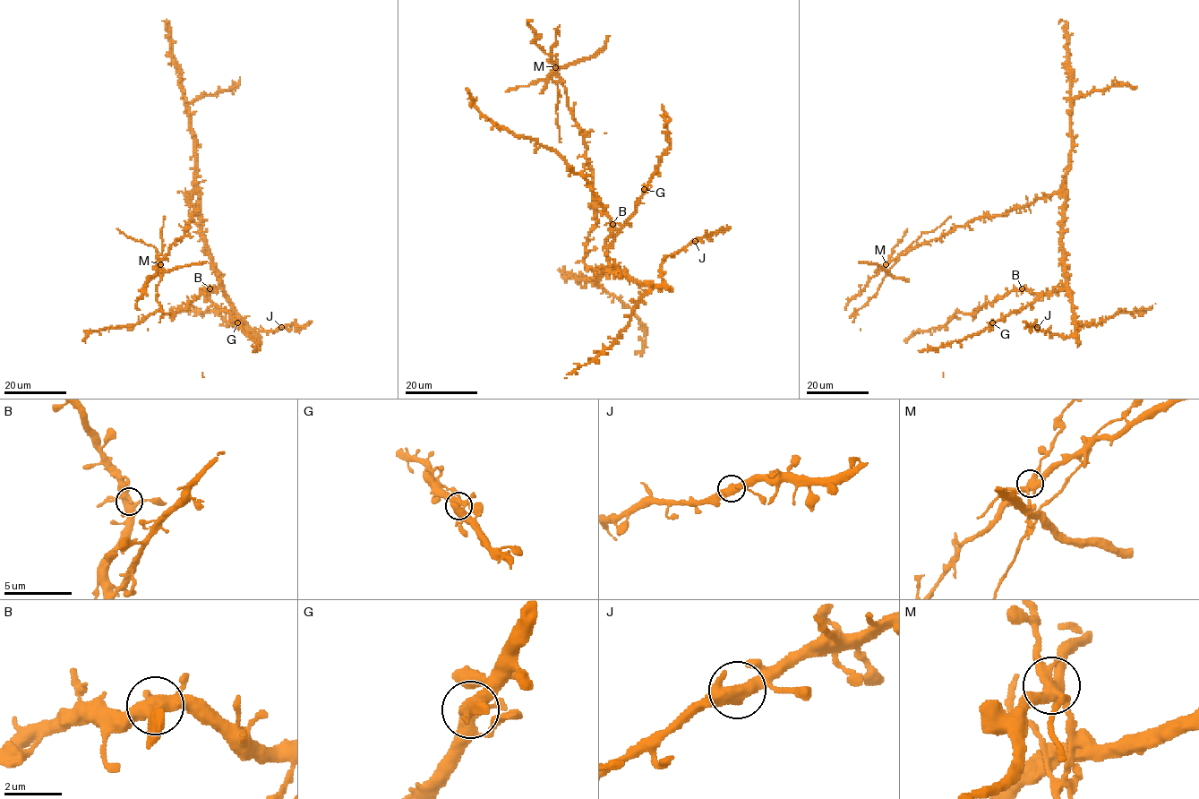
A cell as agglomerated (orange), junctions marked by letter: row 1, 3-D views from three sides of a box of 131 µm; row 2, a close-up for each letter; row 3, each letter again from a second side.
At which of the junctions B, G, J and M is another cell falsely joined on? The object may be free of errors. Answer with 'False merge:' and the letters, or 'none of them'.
False merge: M

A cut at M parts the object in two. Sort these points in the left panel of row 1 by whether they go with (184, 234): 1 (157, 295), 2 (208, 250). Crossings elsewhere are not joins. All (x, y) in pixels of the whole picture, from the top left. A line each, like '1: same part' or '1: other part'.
1: other part
2: same part

